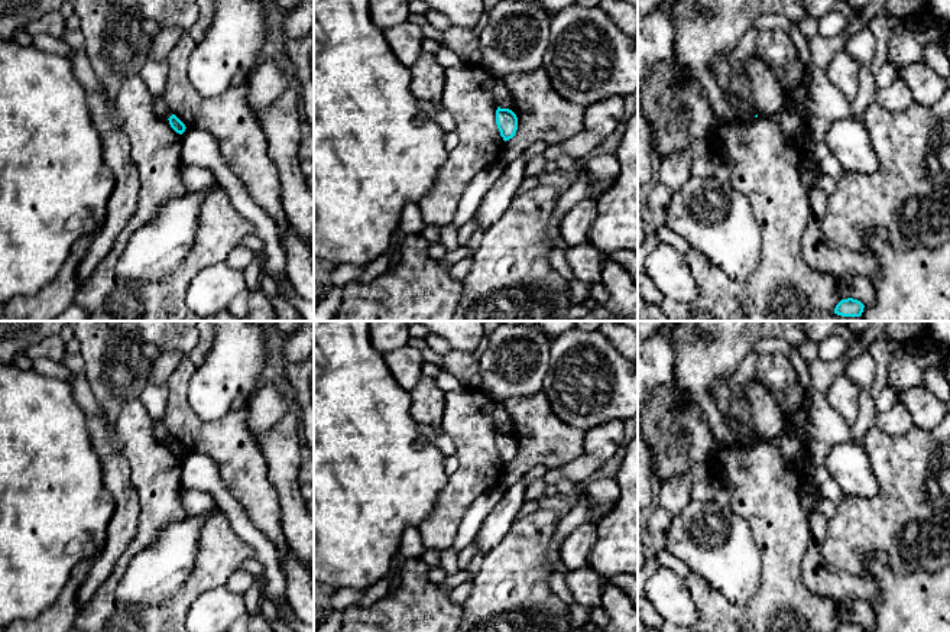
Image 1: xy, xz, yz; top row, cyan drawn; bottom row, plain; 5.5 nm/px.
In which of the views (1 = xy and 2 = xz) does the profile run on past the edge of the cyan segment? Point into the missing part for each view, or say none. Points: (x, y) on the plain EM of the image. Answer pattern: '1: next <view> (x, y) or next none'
1: next none
2: next none

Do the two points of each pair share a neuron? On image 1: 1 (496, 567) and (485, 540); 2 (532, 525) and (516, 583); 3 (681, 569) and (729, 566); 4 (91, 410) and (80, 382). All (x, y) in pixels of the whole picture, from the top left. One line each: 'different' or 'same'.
1: different
2: same
3: different
4: same

